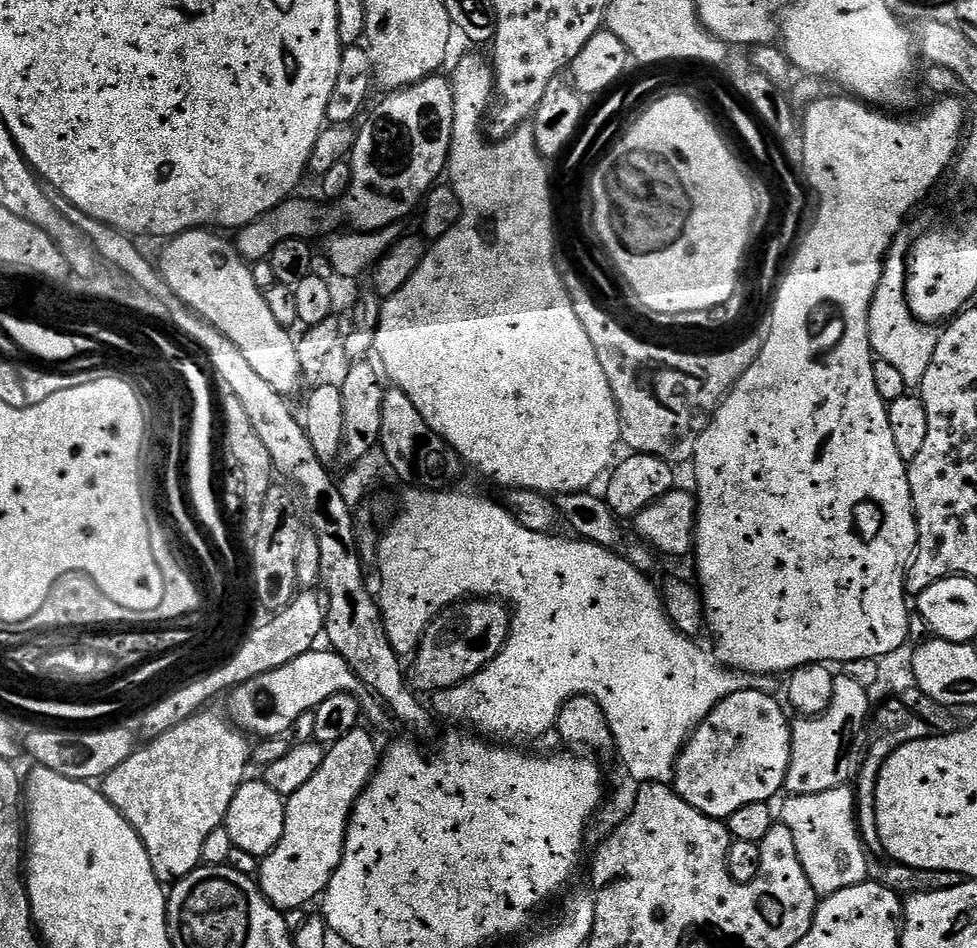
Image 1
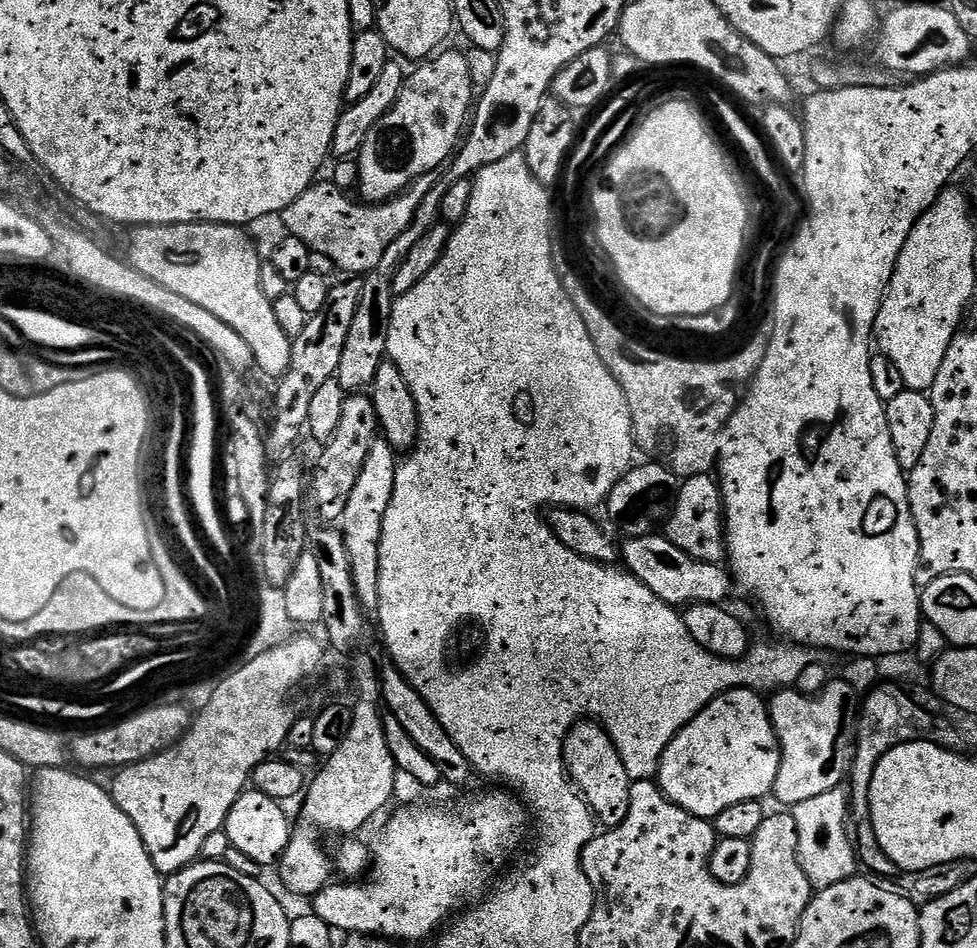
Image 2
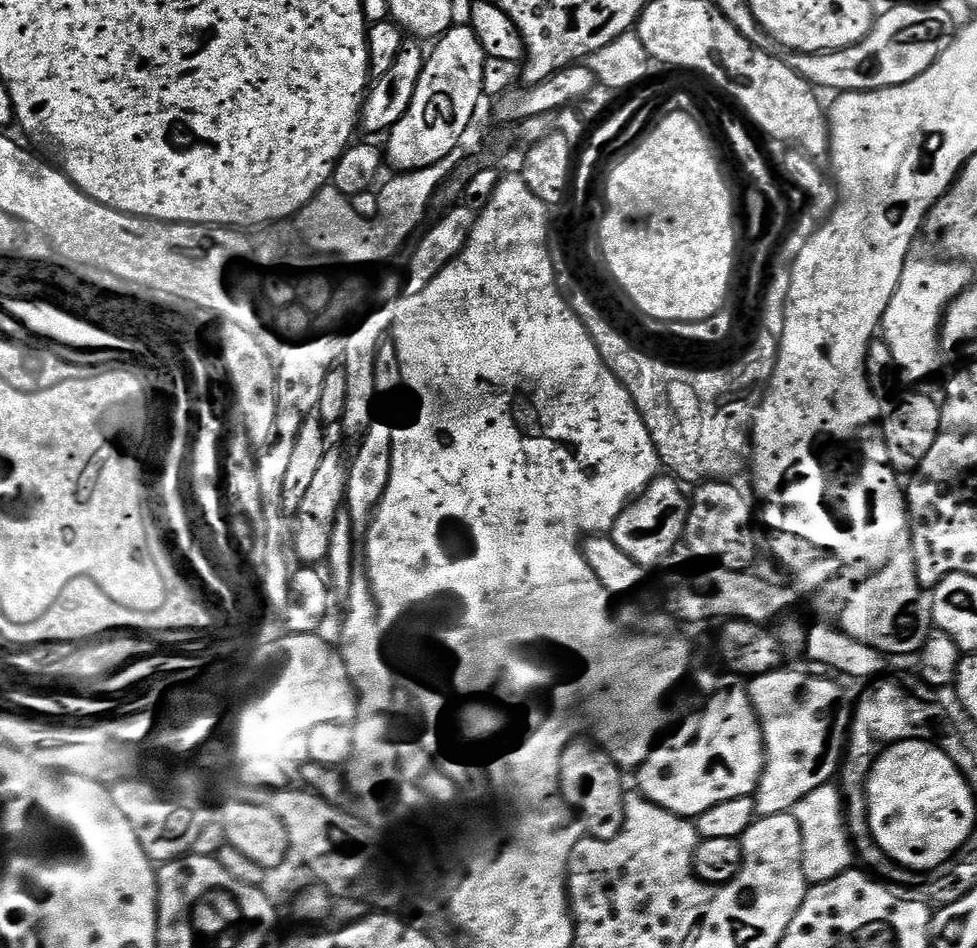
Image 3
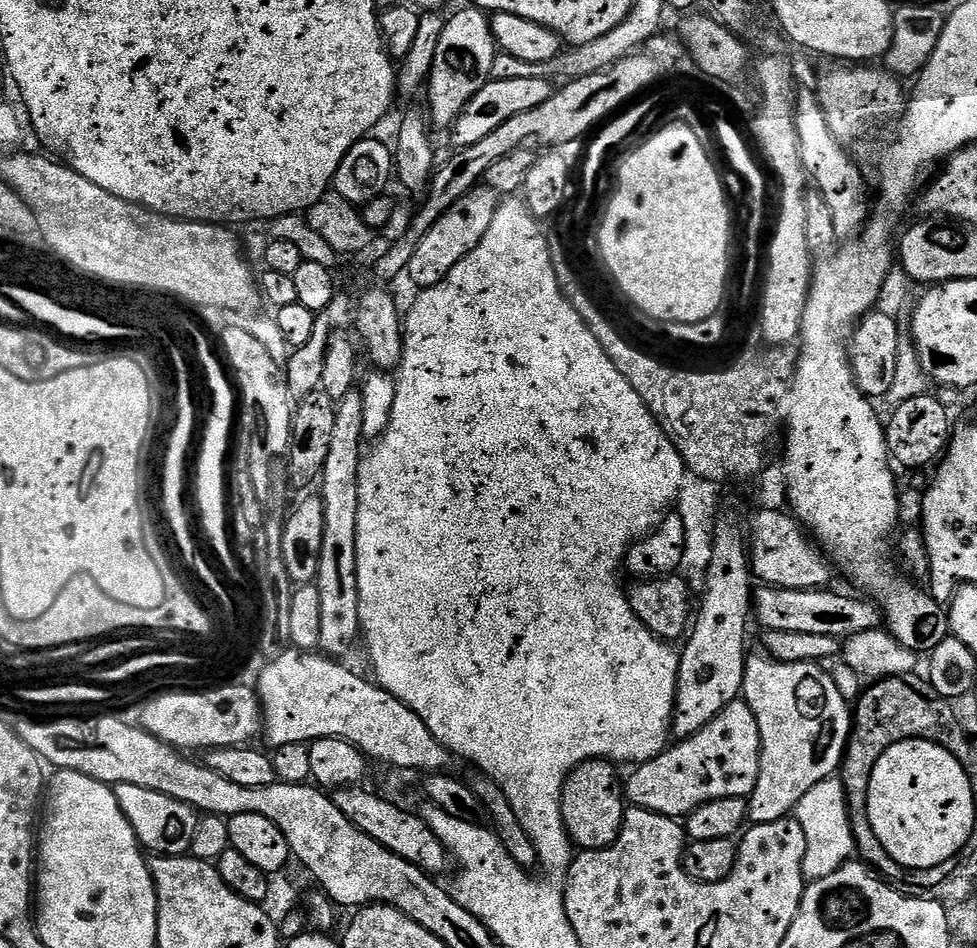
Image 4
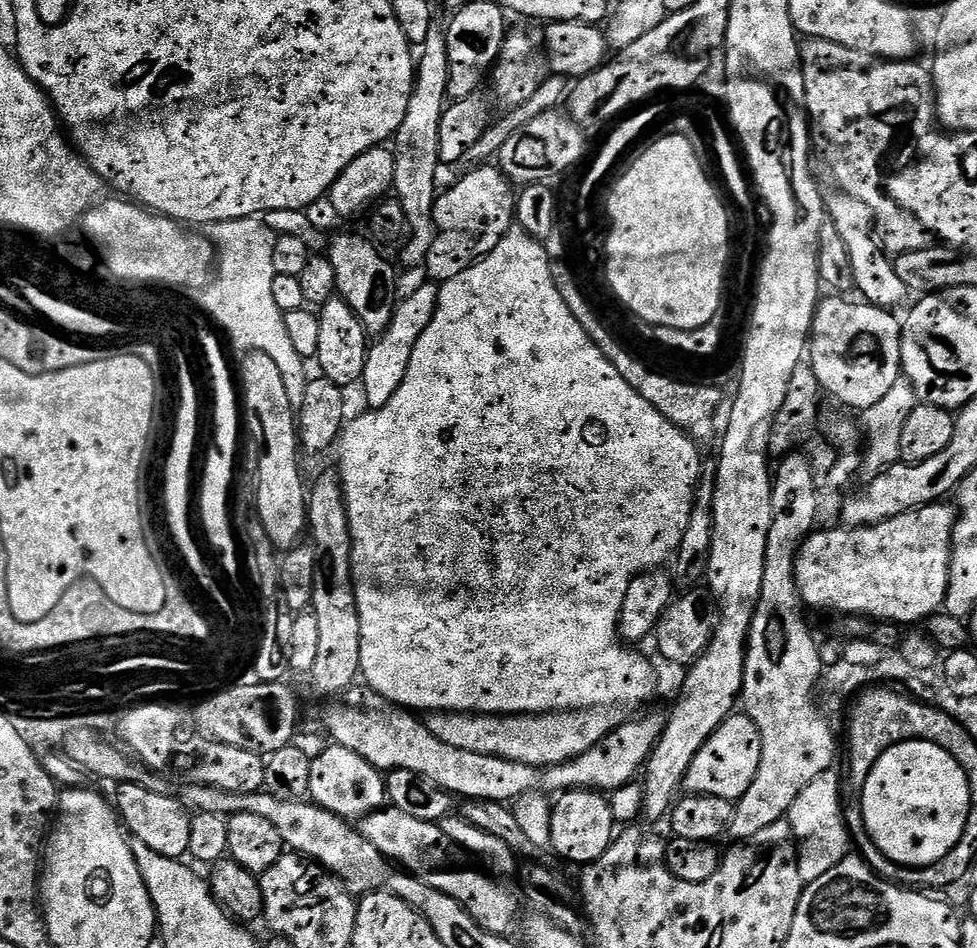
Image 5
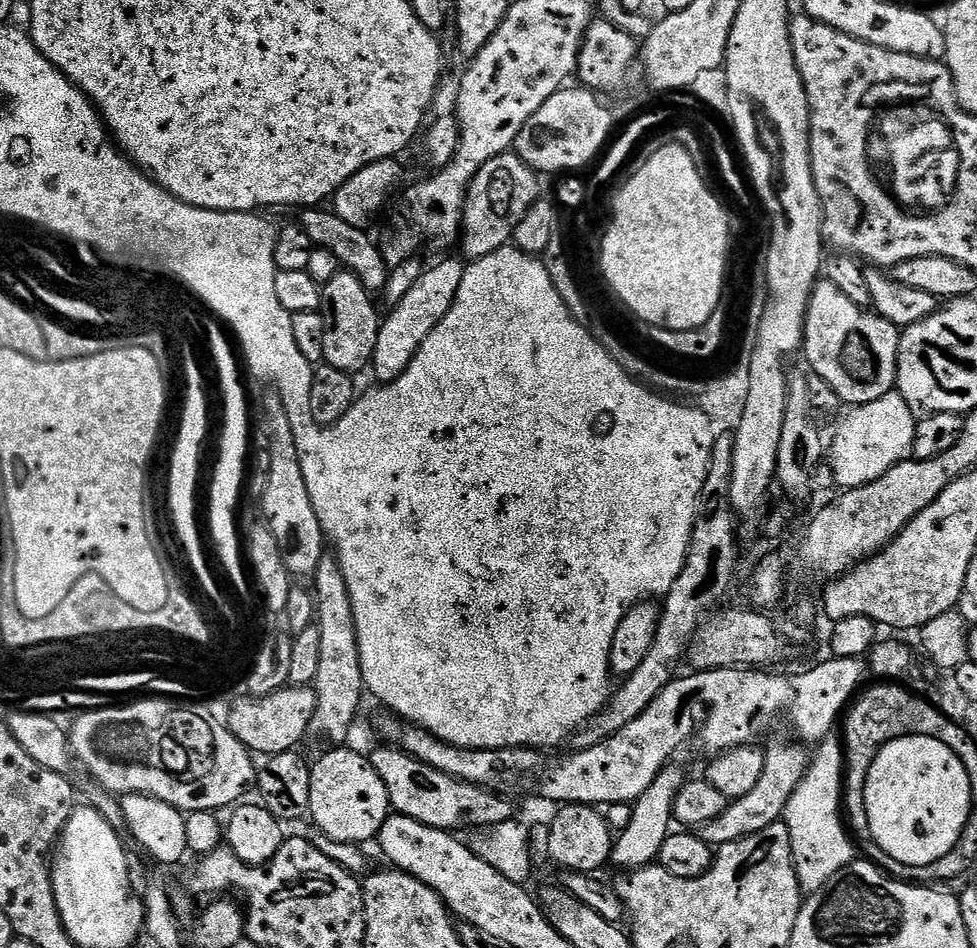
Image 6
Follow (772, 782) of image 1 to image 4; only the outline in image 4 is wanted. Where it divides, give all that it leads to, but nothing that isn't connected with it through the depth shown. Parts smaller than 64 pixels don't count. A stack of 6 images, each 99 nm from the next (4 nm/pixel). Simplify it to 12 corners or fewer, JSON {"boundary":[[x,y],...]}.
{"boundary":[[743,699],[626,780],[629,805],[686,818],[749,797],[758,722]]}

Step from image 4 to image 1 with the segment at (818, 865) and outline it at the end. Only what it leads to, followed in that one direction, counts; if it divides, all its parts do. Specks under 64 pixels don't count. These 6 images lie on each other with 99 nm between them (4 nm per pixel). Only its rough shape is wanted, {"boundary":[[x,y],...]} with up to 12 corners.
{"boundary":[[853,789],[789,795],[794,834],[817,897],[865,883],[870,856]]}

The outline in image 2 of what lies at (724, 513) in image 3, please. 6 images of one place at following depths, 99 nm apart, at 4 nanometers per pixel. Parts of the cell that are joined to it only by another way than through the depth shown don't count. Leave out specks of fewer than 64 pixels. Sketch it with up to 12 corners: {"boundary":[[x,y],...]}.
{"boundary":[[689,476],[662,528],[678,550],[723,565],[724,499]]}

